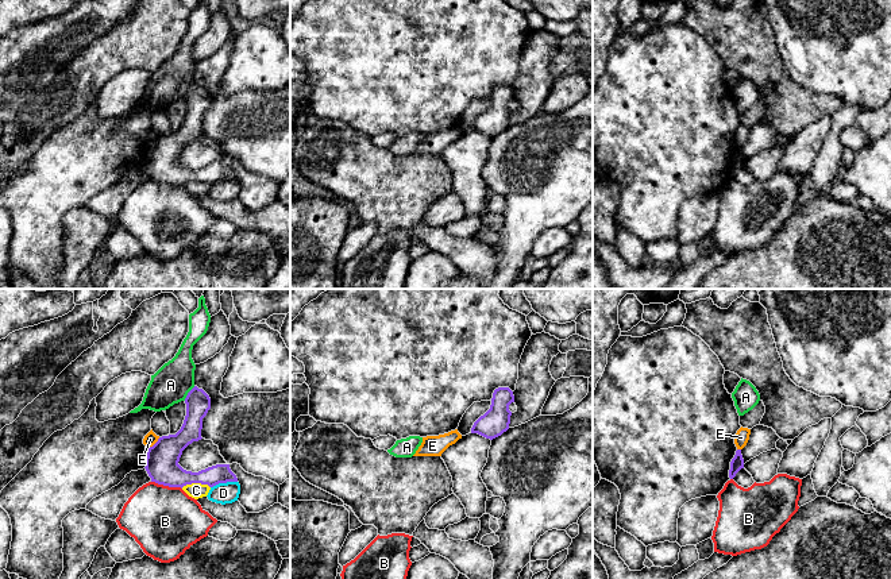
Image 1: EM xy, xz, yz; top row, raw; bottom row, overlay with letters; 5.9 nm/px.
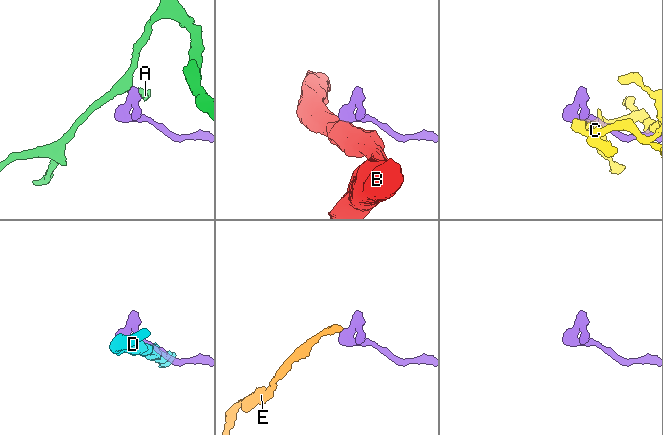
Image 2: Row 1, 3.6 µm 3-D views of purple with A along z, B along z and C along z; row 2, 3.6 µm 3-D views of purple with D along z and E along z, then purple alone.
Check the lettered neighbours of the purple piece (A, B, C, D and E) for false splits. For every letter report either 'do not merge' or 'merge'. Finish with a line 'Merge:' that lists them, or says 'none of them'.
A: do not merge
B: do not merge
C: do not merge
D: do not merge
E: do not merge
Merge: none of them

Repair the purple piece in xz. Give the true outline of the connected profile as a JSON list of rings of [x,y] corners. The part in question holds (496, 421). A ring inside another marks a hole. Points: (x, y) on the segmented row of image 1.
[[[509,387],[495,389],[490,409],[474,422],[471,433],[493,440],[506,432],[510,424],[509,405],[512,402],[514,402],[514,395]]]

